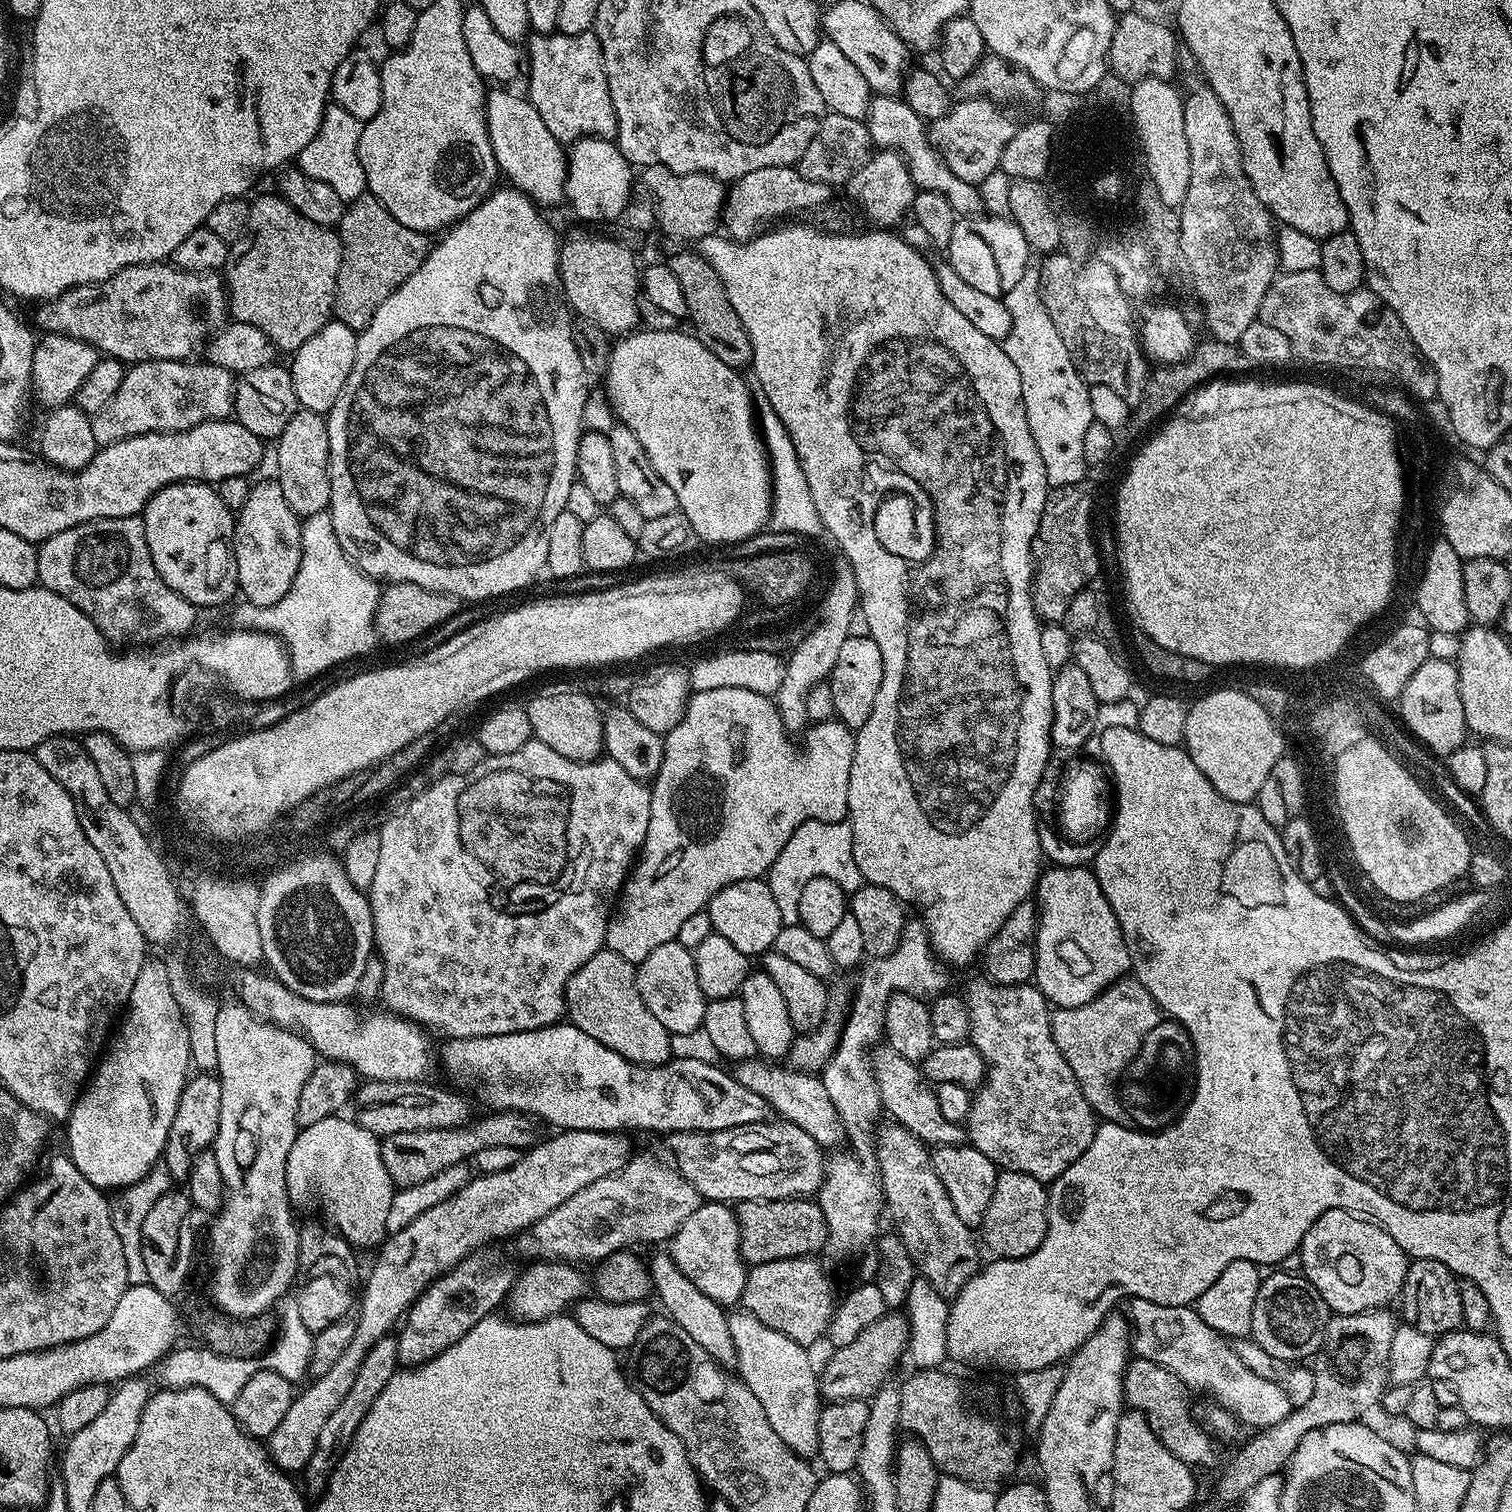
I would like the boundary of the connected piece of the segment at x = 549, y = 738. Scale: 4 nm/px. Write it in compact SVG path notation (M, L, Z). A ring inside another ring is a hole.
M556 692L553 696L536 696L526 704L532 735L541 740L550 750L558 750L562 758L591 762L605 751L604 747L604 718L602 708L599 708L584 692Z

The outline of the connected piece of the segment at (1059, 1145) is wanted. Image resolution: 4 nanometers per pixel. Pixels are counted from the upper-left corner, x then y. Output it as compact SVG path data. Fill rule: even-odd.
M981 978L981 980L974 981L973 984L969 986L968 993L963 993L962 999L964 1004L968 1007L968 1017L970 1018L970 1030L968 1034L970 1042L978 1050L978 1054L982 1054L986 1069L984 1083L981 1084L979 1088L975 1089L972 1097L970 1114L966 1121L967 1139L970 1141L972 1147L982 1150L982 1154L986 1154L986 1158L993 1160L997 1169L1030 1174L1030 1178L1038 1178L1045 1182L1057 1180L1058 1177L1080 1157L1082 1150L1086 1150L1086 1146L1090 1146L1090 1142L1094 1138L1094 1134L1098 1127L1098 1117L1096 1113L1092 1111L1090 1102L1086 1102L1086 1098L1082 1094L1082 1090L1074 1078L1074 1070L1070 1070L1066 1058L1062 1058L1062 1050L1058 1050L1058 1046L1054 1042L1048 999L1041 994L1035 983L996 984L994 981L987 978Z

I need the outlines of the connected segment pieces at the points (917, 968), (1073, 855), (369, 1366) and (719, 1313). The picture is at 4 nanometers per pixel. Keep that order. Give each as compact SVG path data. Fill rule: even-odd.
M919 918L909 919L905 923L902 930L902 938L898 942L898 946L890 954L869 959L859 969L860 981L857 982L856 988L854 984L854 991L850 996L850 1007L846 1013L840 1041L834 1050L834 1054L828 1060L828 1065L822 1069L822 1079L826 1086L826 1094L830 1094L830 1102L834 1102L834 1110L838 1110L840 1120L849 1129L870 1127L875 1122L876 1115L881 1115L882 1112L876 1077L873 1069L868 1069L868 1060L870 1064L868 1048L873 1047L872 1049L875 1049L881 1043L884 1034L884 1011L888 1005L889 998L896 992L909 992L912 996L921 998L935 998L947 989L944 987L948 984L948 976L944 971L946 971L945 965L941 963L936 953L933 952L932 943L928 937L928 929L924 927L924 921Z
M1072 760L1056 776L1056 789L1052 792L1052 804L1043 805L1038 816L1036 829L1040 839L1040 850L1045 857L1053 860L1053 865L1064 870L1076 870L1095 861L1102 850L1114 819L1114 788L1110 776L1099 763L1092 760Z
M389 1334L378 1342L374 1342L374 1346L370 1346L366 1358L362 1358L358 1378L354 1378L354 1386L350 1386L346 1399L338 1405L338 1410L334 1410L334 1414L330 1414L326 1426L322 1426L322 1434L318 1434L318 1446L302 1473L305 1484L303 1487L305 1489L308 1487L313 1494L319 1494L327 1488L333 1470L338 1467L340 1457L344 1455L345 1448L352 1441L352 1435L356 1433L358 1426L362 1426L362 1418L366 1418L370 1406L374 1406L374 1401L378 1399L378 1394L382 1394L382 1390L386 1390L386 1382L390 1382L392 1375L398 1371L400 1364L398 1344L399 1339L395 1335Z
M664 1254L650 1260L648 1273L652 1276L654 1296L660 1299L661 1306L665 1308L661 1309L670 1319L678 1326L682 1326L682 1330L686 1330L686 1334L690 1334L690 1338L694 1338L694 1342L698 1342L698 1346L702 1346L702 1350L706 1350L706 1354L710 1354L710 1358L717 1364L735 1365L734 1338L730 1338L729 1315L726 1313L726 1308L706 1298L706 1294L702 1294L702 1290L698 1290L698 1286L694 1286L694 1282L690 1282L690 1278L682 1274L682 1270L678 1270L671 1255Z

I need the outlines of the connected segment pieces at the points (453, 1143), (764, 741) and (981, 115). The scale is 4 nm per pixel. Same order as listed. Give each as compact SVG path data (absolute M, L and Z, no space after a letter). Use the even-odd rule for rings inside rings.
M493 1111L492 1116L484 1116L473 1119L470 1126L463 1128L447 1128L446 1130L426 1130L425 1132L411 1132L410 1134L394 1134L393 1136L383 1137L381 1146L378 1148L378 1160L384 1163L384 1168L388 1171L390 1179L400 1188L414 1186L416 1183L434 1178L442 1170L455 1164L462 1164L471 1161L478 1150L490 1150L490 1146L510 1146L527 1150L541 1139L542 1133L539 1132L537 1121L533 1117L527 1116L524 1112L497 1112Z
M723 688L722 690L702 690L692 692L688 697L688 709L684 711L684 717L664 736L664 757L660 773L656 779L651 781L650 791L652 801L650 802L650 826L646 826L646 838L644 845L640 847L638 859L634 867L629 871L628 879L624 881L624 887L618 896L618 903L608 922L606 930L605 945L614 954L622 954L630 963L639 966L647 956L654 951L659 944L665 944L676 939L678 929L690 914L698 914L705 911L708 903L726 886L743 880L755 880L763 877L771 864L782 854L782 846L807 820L818 822L838 822L844 820L848 814L848 791L850 790L850 766L854 758L853 729L847 728L839 720L822 720L813 723L803 733L804 745L796 749L788 741L789 729L784 727L784 719L776 709L776 701L771 696L763 696L754 690L742 690L741 688Z
M964 98L964 101L953 103L952 109L942 118L928 124L928 140L940 155L940 161L962 182L970 182L977 186L1000 167L1002 150L1006 150L1006 142L1014 138L1018 124L1012 121L999 103L985 98Z

